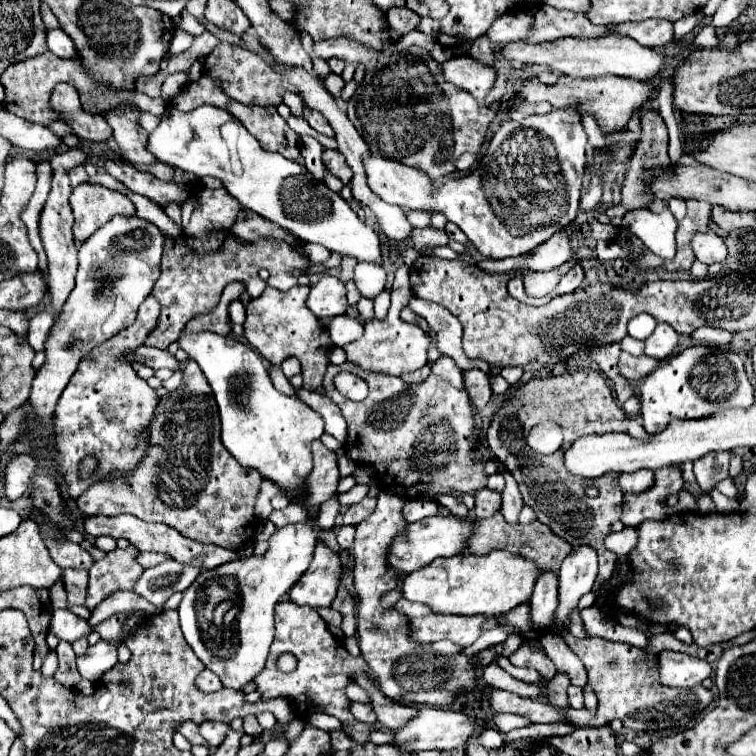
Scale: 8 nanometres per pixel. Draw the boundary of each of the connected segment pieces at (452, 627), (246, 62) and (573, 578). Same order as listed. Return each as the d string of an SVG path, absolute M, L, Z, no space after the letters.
M429 615L411 619L411 637L419 643L435 643L449 639L457 645L469 647L481 635L487 617L461 617L461 615Z
M221 43L207 59L205 59L205 71L209 77L215 77L215 81L221 81L221 89L236 101L245 105L258 105L277 107L281 101L281 89L286 89L287 81L281 73L275 73L271 65L267 65L259 55L241 49L231 43Z
M589 547L575 549L559 571L559 607L555 613L555 625L567 631L569 617L577 609L579 599L591 591L597 577L597 553Z

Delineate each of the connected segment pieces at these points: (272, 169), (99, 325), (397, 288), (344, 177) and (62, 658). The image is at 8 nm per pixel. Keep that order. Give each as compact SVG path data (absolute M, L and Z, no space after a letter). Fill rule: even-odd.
M203 105L197 107L195 111L181 113L177 109L167 109L163 113L161 125L149 135L147 141L149 153L161 163L167 163L171 167L177 167L181 171L193 173L197 177L217 177L223 181L225 189L245 207L255 211L257 215L277 223L279 227L291 231L295 237L299 237L305 243L319 243L327 247L329 251L337 251L341 255L353 255L359 261L369 261L369 263L381 263L381 243L373 227L365 225L357 213L351 209L347 201L343 201L335 191L331 191L325 183L319 183L305 167L293 163L291 159L285 159L279 153L267 153L261 149L259 141L227 111Z
M117 215L81 245L75 289L69 293L61 313L49 329L49 337L45 341L45 363L33 379L29 395L33 419L41 427L47 427L45 435L49 435L59 395L75 373L81 357L135 321L139 305L151 293L161 273L159 261L163 241L165 237L157 225L137 215Z
M401 265L395 273L395 283L391 291L391 307L387 319L369 319L363 323L363 337L347 343L343 349L347 353L347 361L359 365L361 369L369 369L373 373L385 373L385 375L403 375L411 373L415 369L421 369L427 363L427 349L431 343L431 337L419 325L405 323L399 319L399 311L409 303L413 297L411 285L409 285L409 267Z
M325 149L323 151L323 165L327 171L331 171L335 177L339 177L345 185L351 181L351 167L347 165L345 157L339 151Z
M59 641L55 653L59 655L59 669L55 673L55 681L65 685L65 687L73 687L79 685L81 675L75 669L75 653L71 649L71 643L67 641Z

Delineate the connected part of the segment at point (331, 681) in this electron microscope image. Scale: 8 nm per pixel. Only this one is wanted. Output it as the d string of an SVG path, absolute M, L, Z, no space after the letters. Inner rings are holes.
M281 601L275 605L275 641L271 645L265 669L253 679L253 683L257 691L261 693L261 701L283 697L297 705L305 703L305 707L293 707L297 717L305 719L313 713L333 715L341 721L343 731L353 741L367 743L369 733L375 731L375 725L357 721L349 711L351 701L345 695L345 687L349 683L355 683L353 673L357 673L357 669L365 669L365 673L369 673L369 679L377 685L377 679L373 677L373 671L369 669L369 665L365 665L363 657L349 655L347 649L343 647L343 641L339 639L335 641L335 637L327 631L327 623L319 617L315 609L309 609L305 605L301 607L293 601ZM283 653L291 653L297 658L297 669L293 673L283 673L277 669L277 659Z

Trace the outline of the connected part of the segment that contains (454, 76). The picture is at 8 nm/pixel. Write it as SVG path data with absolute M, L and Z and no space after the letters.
M453 57L443 63L445 79L465 91L469 91L475 99L485 99L491 91L497 73L491 65L481 65L473 61L473 57Z

